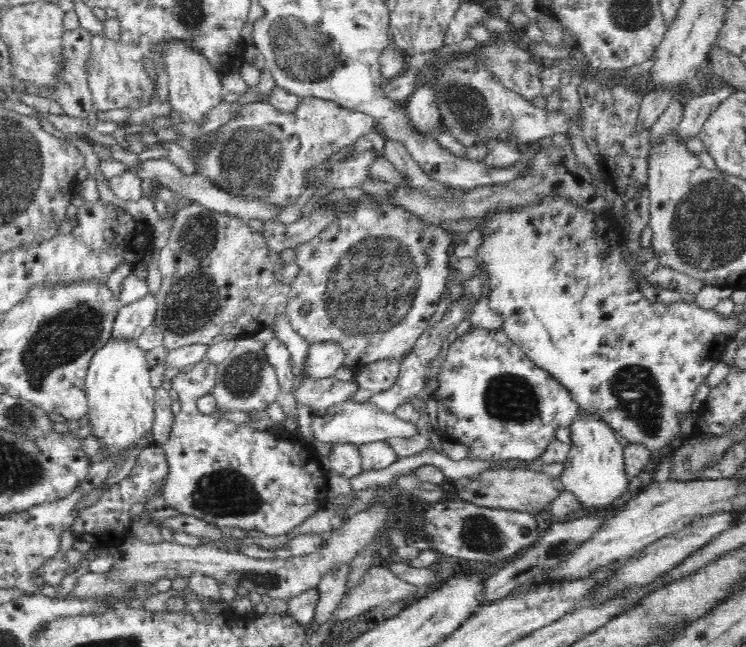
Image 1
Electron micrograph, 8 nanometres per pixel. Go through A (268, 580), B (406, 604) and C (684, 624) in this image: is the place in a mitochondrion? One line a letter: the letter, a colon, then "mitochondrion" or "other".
A: mitochondrion
B: other
C: other

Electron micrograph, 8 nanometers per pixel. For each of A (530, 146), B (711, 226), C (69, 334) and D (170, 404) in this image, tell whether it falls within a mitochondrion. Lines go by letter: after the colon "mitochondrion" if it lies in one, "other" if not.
A: other
B: mitochondrion
C: mitochondrion
D: other

